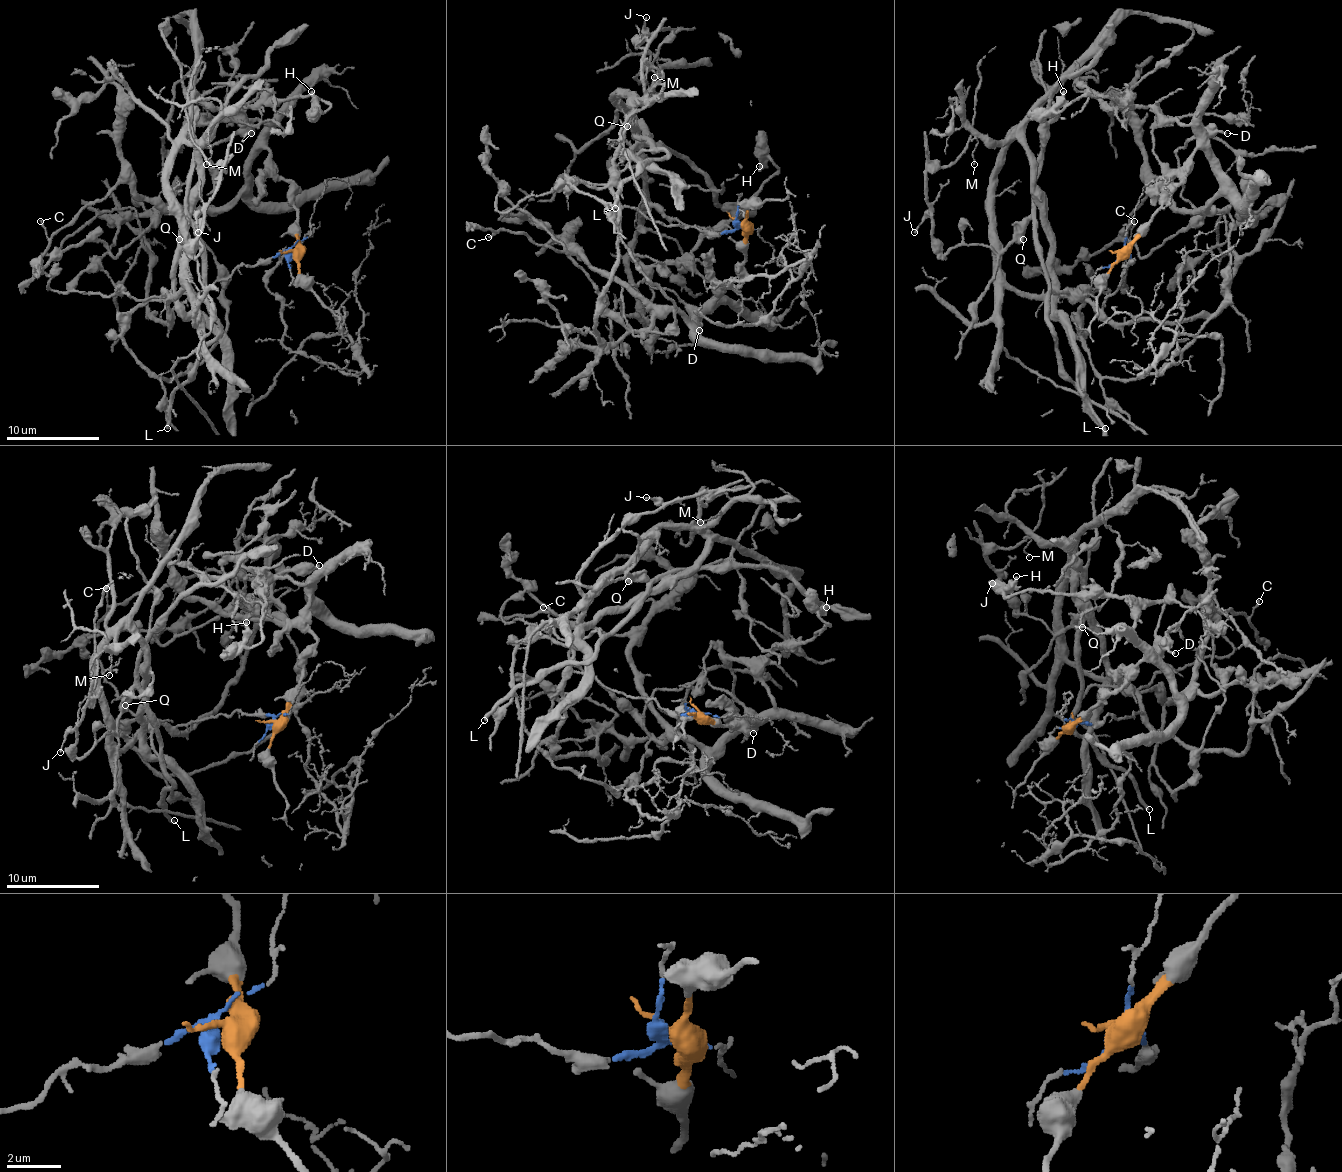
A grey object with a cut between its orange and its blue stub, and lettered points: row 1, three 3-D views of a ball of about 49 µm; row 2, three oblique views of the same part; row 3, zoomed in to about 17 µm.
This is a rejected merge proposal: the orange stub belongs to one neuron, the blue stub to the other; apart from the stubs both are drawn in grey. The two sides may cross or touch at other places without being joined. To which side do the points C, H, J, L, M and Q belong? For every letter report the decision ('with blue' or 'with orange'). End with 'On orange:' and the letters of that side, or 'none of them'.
C: with orange
H: with orange
J: with blue
L: with blue
M: with blue
Q: with blue
On orange: C, H

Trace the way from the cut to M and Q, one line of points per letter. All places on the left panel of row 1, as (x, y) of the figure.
M: (292, 253), (238, 265), (171, 309), (194, 155), (185, 139), (203, 139), (206, 165)
Q: (292, 253), (238, 265), (171, 309), (164, 300), (185, 284), (180, 239)

